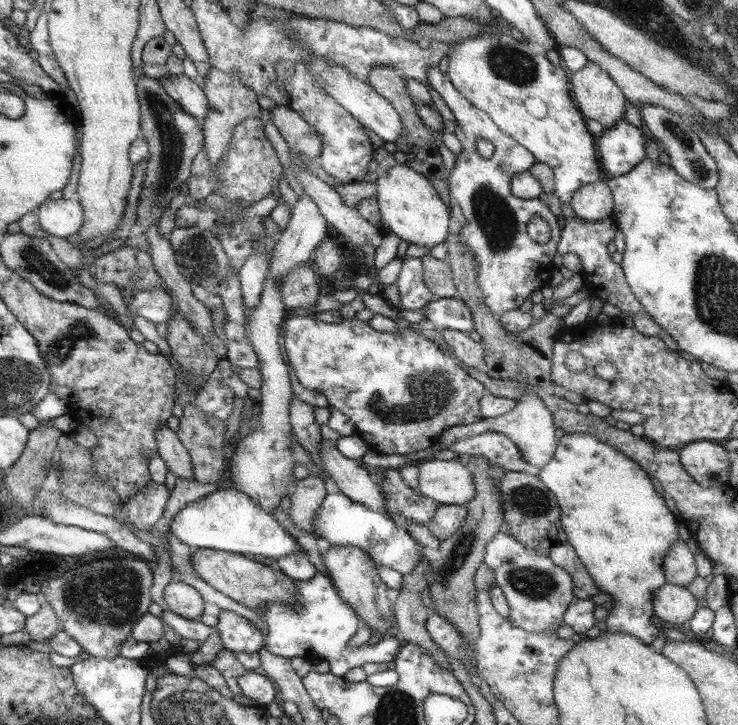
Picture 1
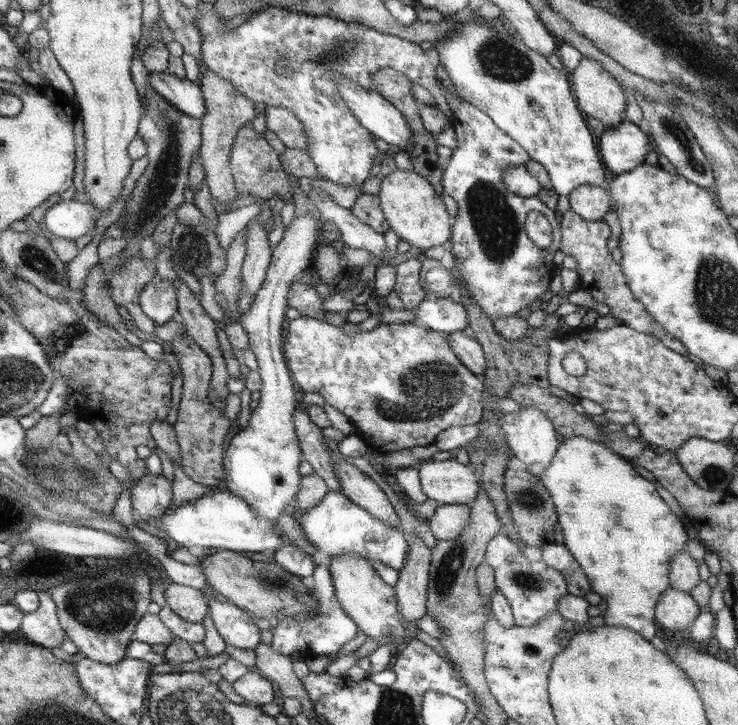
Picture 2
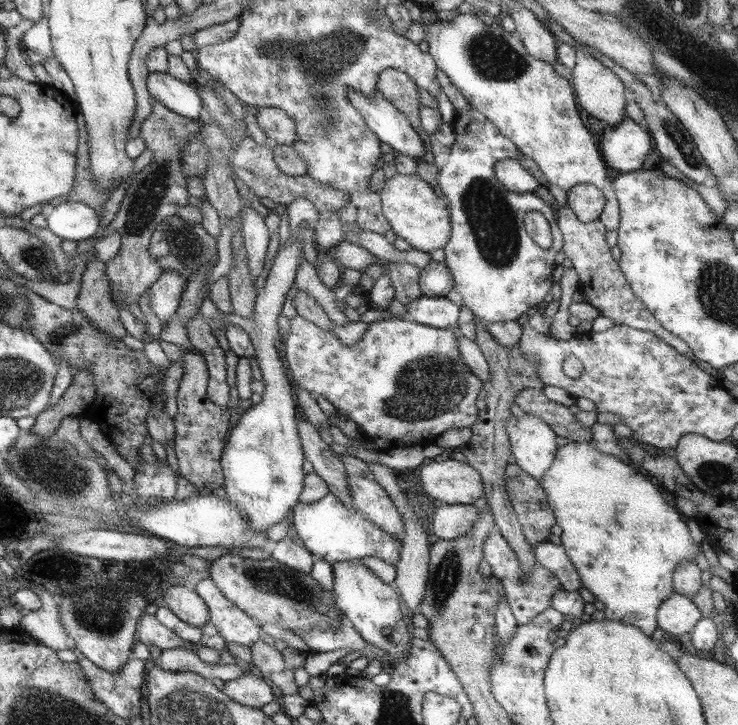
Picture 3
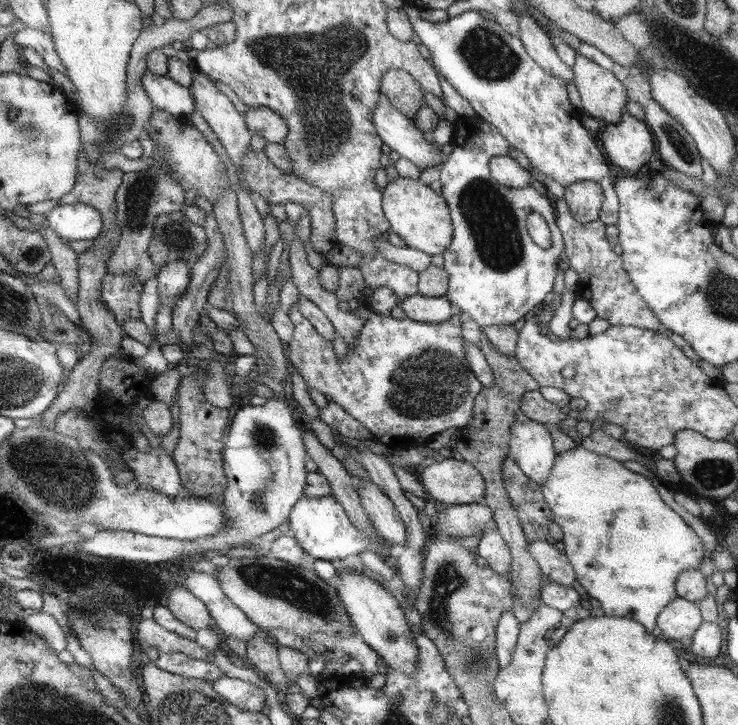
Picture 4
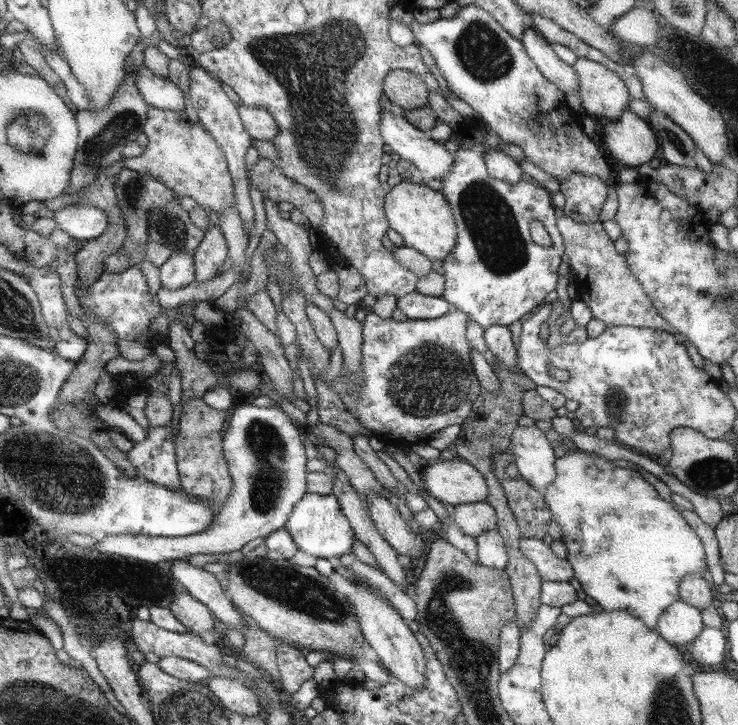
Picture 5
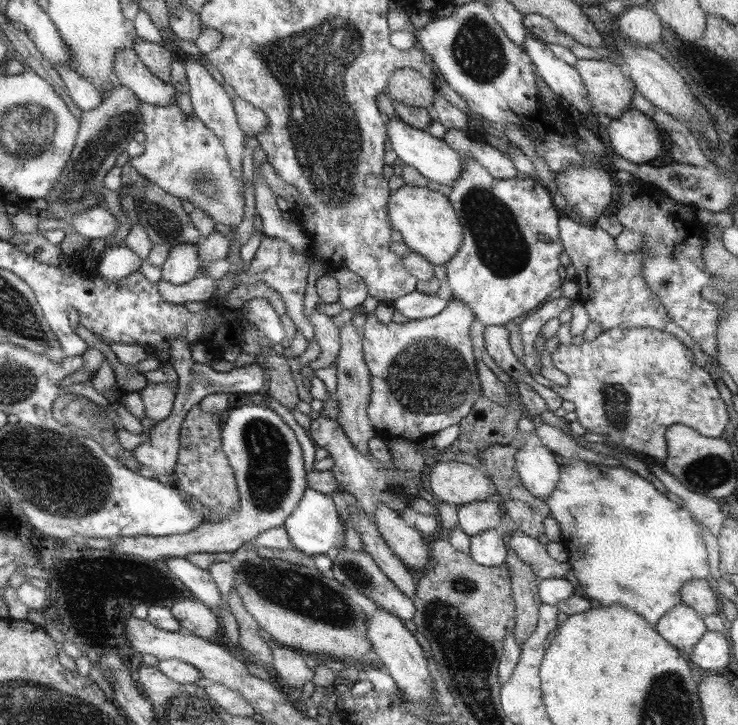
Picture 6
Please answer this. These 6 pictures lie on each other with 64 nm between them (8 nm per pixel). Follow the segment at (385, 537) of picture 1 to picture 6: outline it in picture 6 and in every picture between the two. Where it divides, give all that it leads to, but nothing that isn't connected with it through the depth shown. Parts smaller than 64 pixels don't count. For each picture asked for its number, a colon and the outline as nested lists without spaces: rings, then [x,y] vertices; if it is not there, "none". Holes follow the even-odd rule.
2: [[[329,492],[317,508],[303,514],[299,524],[301,524],[307,540],[319,550],[321,560],[327,560],[329,556],[339,556],[339,554],[357,554],[371,562],[377,560],[397,572],[403,570],[405,564],[411,560],[409,536],[399,526],[391,526],[391,524],[375,518],[371,512],[367,512],[359,504],[351,502],[341,492]]]
3: [[[327,494],[319,502],[299,504],[293,510],[293,526],[299,536],[299,544],[311,552],[317,560],[327,564],[333,562],[353,562],[367,558],[377,558],[385,564],[397,566],[399,558],[403,558],[403,536],[393,536],[383,528],[375,526],[359,508],[347,508],[335,494]]]
4: [[[331,494],[323,496],[323,498],[299,500],[295,504],[295,508],[291,510],[289,534],[299,544],[299,548],[303,548],[303,552],[307,552],[307,556],[311,556],[313,560],[339,562],[349,556],[359,556],[361,552],[371,552],[385,560],[385,558],[393,558],[397,554],[397,548],[387,544],[387,540],[383,540],[383,536],[377,530],[373,534],[367,534],[361,528],[357,528],[351,522],[351,518],[347,516],[347,512],[343,510],[343,506]]]
5: [[[307,492],[305,498],[293,508],[291,520],[287,522],[285,530],[291,534],[291,540],[295,540],[295,544],[299,546],[299,552],[305,552],[317,560],[323,558],[327,562],[331,558],[353,554],[353,546],[359,542],[359,538],[355,536],[355,530],[351,528],[351,522],[343,514],[339,500],[333,494],[321,496],[321,494]]]
6: [[[307,490],[297,506],[297,510],[283,524],[287,534],[291,536],[291,546],[303,556],[327,556],[331,550],[343,550],[345,546],[345,522],[339,516],[335,502],[327,494],[319,494],[315,490]]]

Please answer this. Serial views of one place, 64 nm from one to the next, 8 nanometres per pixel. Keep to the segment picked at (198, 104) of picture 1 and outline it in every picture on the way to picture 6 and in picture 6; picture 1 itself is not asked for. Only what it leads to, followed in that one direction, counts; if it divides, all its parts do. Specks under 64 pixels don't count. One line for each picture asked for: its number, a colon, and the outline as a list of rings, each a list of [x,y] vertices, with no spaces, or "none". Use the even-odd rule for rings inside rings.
2: [[[151,72],[149,86],[153,90],[157,90],[157,94],[167,98],[167,102],[171,102],[179,112],[183,112],[187,116],[193,116],[193,118],[201,120],[203,114],[207,112],[203,90],[195,82],[179,80],[175,76],[171,76],[171,74]]]
3: [[[149,72],[147,90],[151,92],[153,98],[157,98],[163,106],[167,106],[179,116],[193,120],[203,116],[203,100],[197,86],[193,86],[193,82],[185,84],[175,80],[175,76]]]
4: [[[147,70],[143,86],[153,106],[171,114],[173,118],[175,116],[189,118],[193,112],[197,112],[193,92],[183,84],[177,84],[175,80],[171,80],[171,76],[157,76]]]
5: [[[143,66],[143,70],[139,70],[139,84],[137,86],[151,108],[185,112],[187,94],[177,84],[171,84],[171,80],[151,74],[145,66]]]
6: [[[121,50],[115,58],[115,86],[127,86],[141,104],[151,106],[177,106],[175,102],[175,86],[163,84],[159,76],[153,76],[151,70],[143,64],[143,60],[135,54],[135,50]]]

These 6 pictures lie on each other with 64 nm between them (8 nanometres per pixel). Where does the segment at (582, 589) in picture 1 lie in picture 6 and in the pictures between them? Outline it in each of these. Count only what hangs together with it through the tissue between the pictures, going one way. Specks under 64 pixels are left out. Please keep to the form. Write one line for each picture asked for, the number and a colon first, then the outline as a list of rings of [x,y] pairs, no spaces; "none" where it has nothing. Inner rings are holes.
2: [[[547,544],[547,546],[543,546],[541,548],[541,558],[543,558],[543,564],[559,570],[565,576],[569,594],[585,598],[591,592],[589,580],[587,580],[585,572],[581,570],[581,564],[575,564],[573,556],[569,554],[569,550],[563,544]]]
3: [[[543,542],[543,544],[535,546],[535,556],[537,556],[537,564],[545,566],[551,574],[555,574],[559,578],[563,590],[579,592],[581,588],[585,588],[581,584],[581,578],[579,578],[575,566],[569,562],[569,558],[565,556],[565,550],[559,544]]]
4: [[[529,542],[527,554],[533,558],[535,564],[539,564],[541,572],[547,574],[555,584],[561,584],[565,588],[573,588],[575,570],[567,562],[567,558],[549,542]]]
5: [[[521,538],[519,542],[519,552],[535,564],[539,576],[543,582],[571,582],[573,580],[573,568],[567,560],[557,558],[551,552],[551,546],[543,544],[543,540],[533,540],[533,538]]]
6: [[[515,532],[509,538],[509,548],[515,552],[515,556],[525,562],[531,564],[533,572],[537,574],[539,580],[553,580],[553,578],[565,578],[571,568],[571,564],[567,562],[557,562],[547,554],[547,546],[539,544],[539,540]]]

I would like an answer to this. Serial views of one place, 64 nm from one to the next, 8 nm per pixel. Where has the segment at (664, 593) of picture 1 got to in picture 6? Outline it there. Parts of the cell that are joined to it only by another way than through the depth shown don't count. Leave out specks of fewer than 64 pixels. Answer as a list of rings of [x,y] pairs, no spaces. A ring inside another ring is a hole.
[[[677,604],[671,610],[667,610],[667,614],[663,614],[663,618],[659,618],[659,622],[653,628],[659,636],[663,636],[671,646],[675,646],[681,652],[695,646],[699,638],[707,632],[707,626],[703,618],[697,614],[697,610],[685,604]]]

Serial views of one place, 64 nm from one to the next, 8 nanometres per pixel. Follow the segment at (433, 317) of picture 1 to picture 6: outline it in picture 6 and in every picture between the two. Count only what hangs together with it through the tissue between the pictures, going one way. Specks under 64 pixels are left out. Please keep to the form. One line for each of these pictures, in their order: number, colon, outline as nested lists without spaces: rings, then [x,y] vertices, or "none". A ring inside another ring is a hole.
2: [[[425,298],[423,304],[413,312],[415,312],[415,324],[433,330],[437,334],[463,332],[469,326],[467,308],[449,298],[437,298],[437,300]]]
3: [[[421,296],[417,302],[407,306],[407,318],[423,326],[449,330],[459,326],[459,306],[455,306],[447,298]]]
4: [[[415,294],[405,302],[399,302],[401,310],[409,320],[425,322],[425,324],[443,324],[457,316],[457,308],[443,296],[421,296]]]
5: [[[415,292],[405,298],[399,298],[397,310],[401,310],[407,316],[407,320],[437,320],[449,314],[453,308],[443,296],[437,298],[437,296],[425,296]]]
6: [[[411,292],[405,294],[403,298],[397,298],[393,302],[395,310],[401,312],[407,320],[425,320],[425,318],[433,318],[439,316],[445,308],[447,308],[447,300],[437,298],[437,294],[423,294],[423,292]]]

